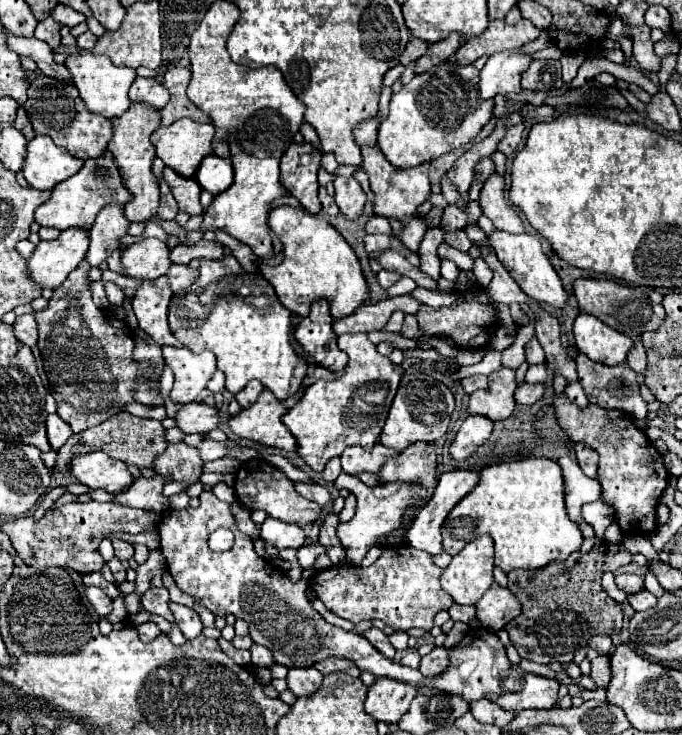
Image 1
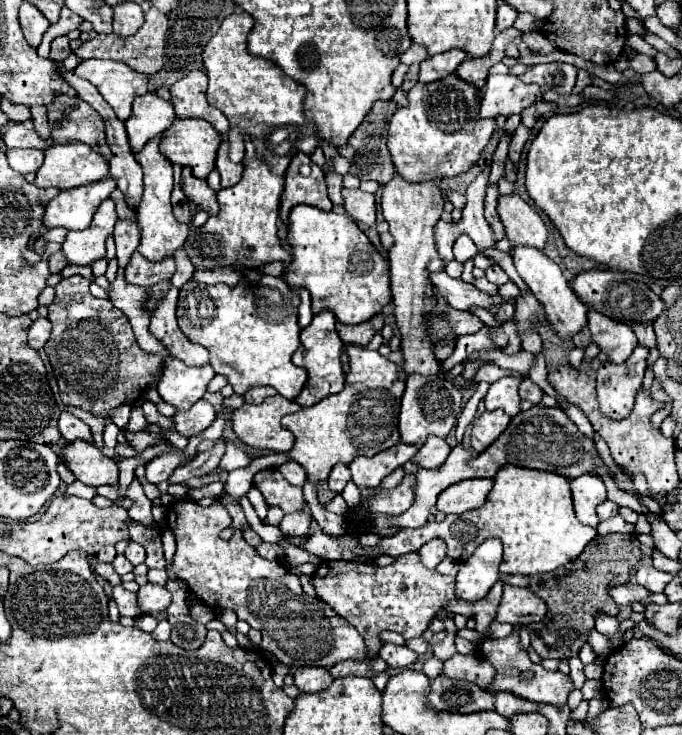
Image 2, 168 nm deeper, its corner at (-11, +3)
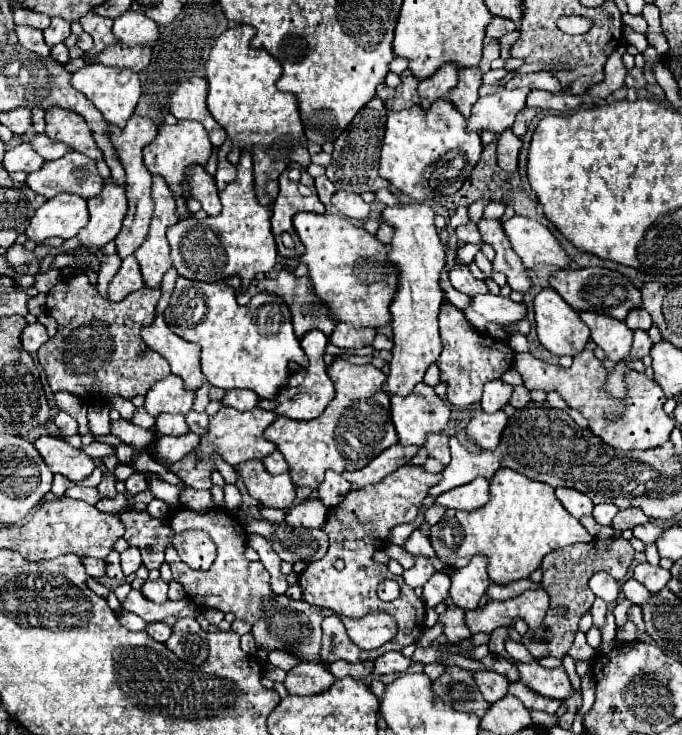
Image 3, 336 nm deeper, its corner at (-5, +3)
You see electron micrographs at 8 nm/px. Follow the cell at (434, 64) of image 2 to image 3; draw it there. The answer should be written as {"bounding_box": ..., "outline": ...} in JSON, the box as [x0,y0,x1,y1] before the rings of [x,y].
{"bounding_box":[418,64,458,108],"outline":[[[442,64],[434,76],[420,80],[418,84],[418,96],[420,106],[428,108],[434,100],[444,98],[450,88],[454,88],[458,82],[458,70],[456,64]]]}

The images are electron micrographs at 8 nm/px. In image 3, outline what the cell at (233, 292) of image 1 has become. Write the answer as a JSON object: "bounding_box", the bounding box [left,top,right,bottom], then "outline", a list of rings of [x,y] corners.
{"bounding_box":[164,276,308,398],"outline":[[[180,276],[170,304],[164,310],[164,318],[174,334],[200,344],[206,380],[224,390],[248,388],[260,398],[274,398],[288,380],[288,362],[294,360],[300,366],[308,364],[300,340],[292,330],[290,308],[282,298],[270,292],[262,292],[262,302],[250,300],[248,306],[240,306],[234,298],[234,290],[224,282],[208,284]]]}

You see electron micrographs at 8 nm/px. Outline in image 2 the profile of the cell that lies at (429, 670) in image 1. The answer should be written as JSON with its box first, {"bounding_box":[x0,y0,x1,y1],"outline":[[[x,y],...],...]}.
{"bounding_box":[442,652,496,688],"outline":[[[474,652],[472,654],[454,654],[450,660],[444,662],[444,670],[442,670],[444,676],[448,678],[462,678],[462,680],[468,680],[468,682],[474,682],[476,686],[480,688],[490,688],[494,676],[496,676],[496,668],[494,666],[488,666],[488,662],[484,662],[482,656],[476,656]]]}

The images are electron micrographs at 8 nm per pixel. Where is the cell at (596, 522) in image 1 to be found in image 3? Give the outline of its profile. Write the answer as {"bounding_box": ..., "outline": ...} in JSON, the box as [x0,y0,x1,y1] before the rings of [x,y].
{"bounding_box":[592,504,618,524],"outline":[[[598,504],[598,506],[594,506],[594,512],[592,512],[592,516],[598,524],[610,524],[616,514],[618,514],[618,508],[614,504]]]}

